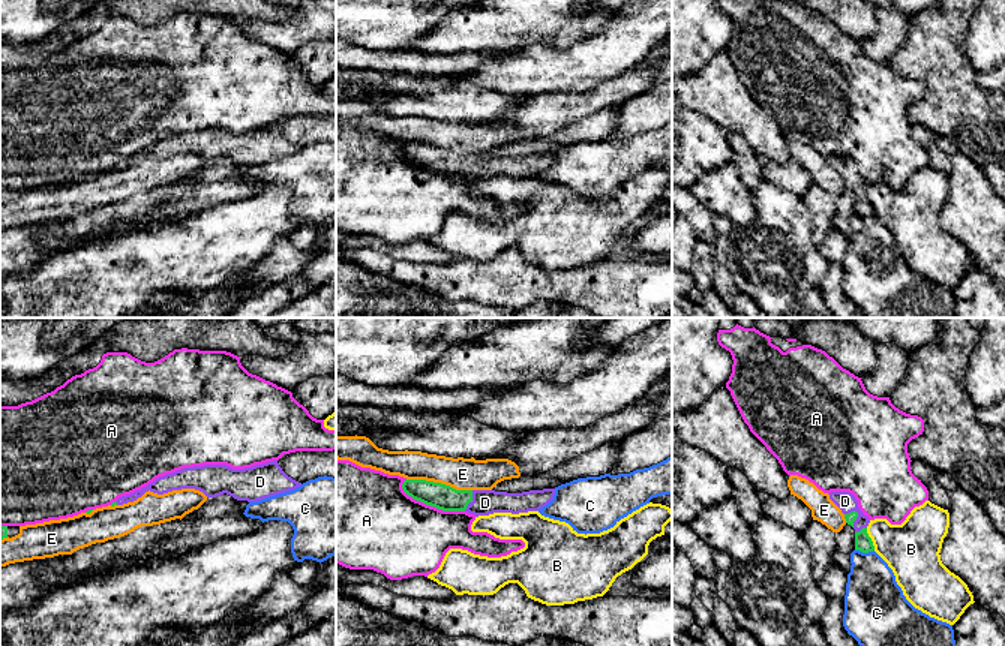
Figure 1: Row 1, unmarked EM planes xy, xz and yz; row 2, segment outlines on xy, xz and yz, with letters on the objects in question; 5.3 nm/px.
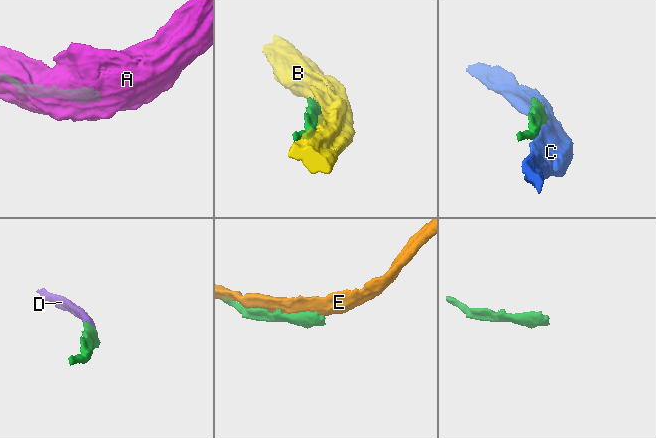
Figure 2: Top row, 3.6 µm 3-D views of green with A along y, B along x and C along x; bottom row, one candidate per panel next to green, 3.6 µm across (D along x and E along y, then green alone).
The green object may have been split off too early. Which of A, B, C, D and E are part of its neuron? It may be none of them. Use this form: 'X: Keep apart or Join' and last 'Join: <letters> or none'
A: Keep apart
B: Keep apart
C: Keep apart
D: Join
E: Keep apart
Join: D

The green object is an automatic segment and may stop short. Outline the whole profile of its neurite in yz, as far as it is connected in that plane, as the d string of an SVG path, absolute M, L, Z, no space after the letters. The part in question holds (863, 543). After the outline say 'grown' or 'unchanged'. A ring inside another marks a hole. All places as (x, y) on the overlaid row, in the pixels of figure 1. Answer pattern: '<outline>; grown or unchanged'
M831 492L830 499L842 510L846 523L855 529L855 550L868 553L874 550L873 541L867 534L868 517L860 510L858 501L849 492Z; grown

